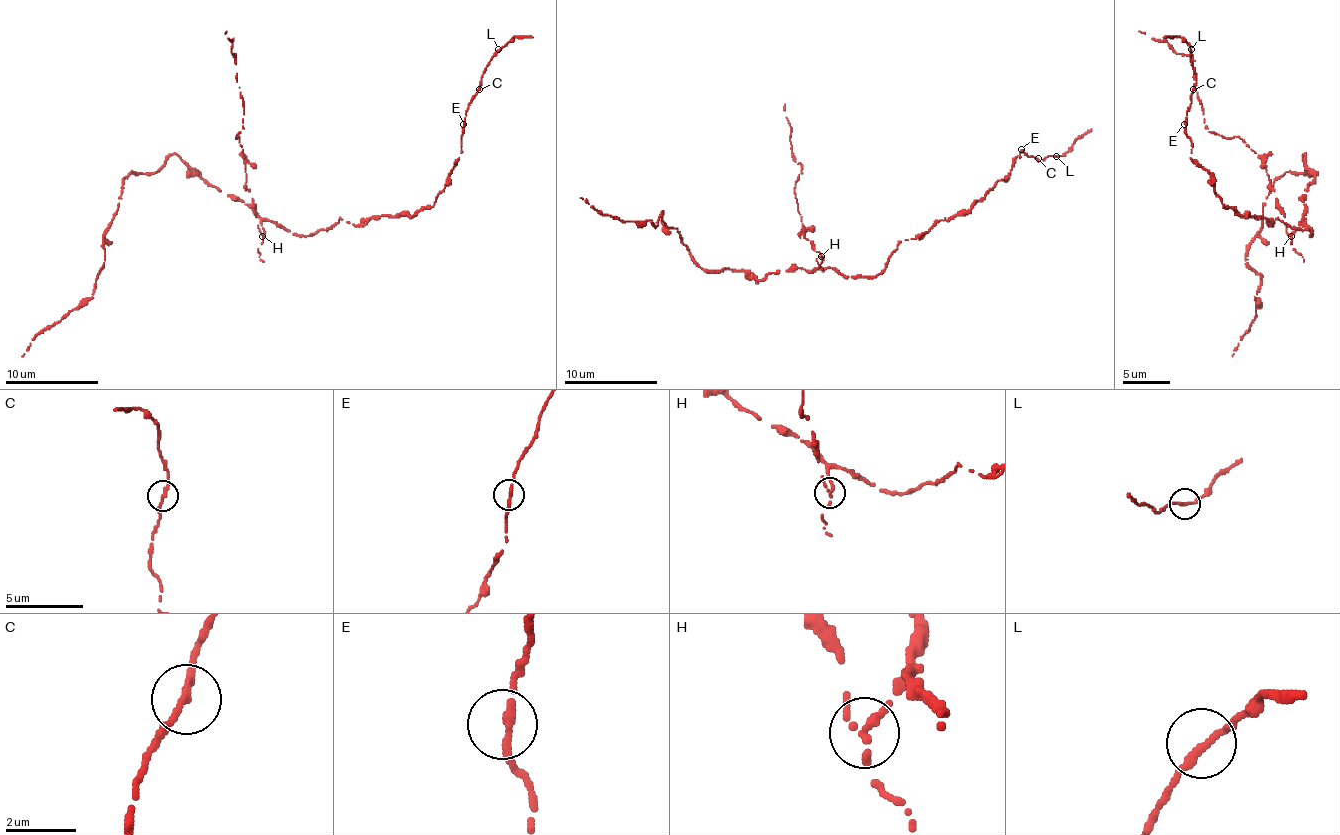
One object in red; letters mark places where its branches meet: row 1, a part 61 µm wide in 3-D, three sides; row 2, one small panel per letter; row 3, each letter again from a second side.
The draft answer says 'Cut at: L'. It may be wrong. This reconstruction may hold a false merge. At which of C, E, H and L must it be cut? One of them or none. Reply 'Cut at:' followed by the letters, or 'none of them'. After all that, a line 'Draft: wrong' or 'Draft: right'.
Cut at: H
Draft: wrong

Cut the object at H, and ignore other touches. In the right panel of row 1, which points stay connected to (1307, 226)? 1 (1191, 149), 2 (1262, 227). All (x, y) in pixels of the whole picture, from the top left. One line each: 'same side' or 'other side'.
1: same side
2: same side

